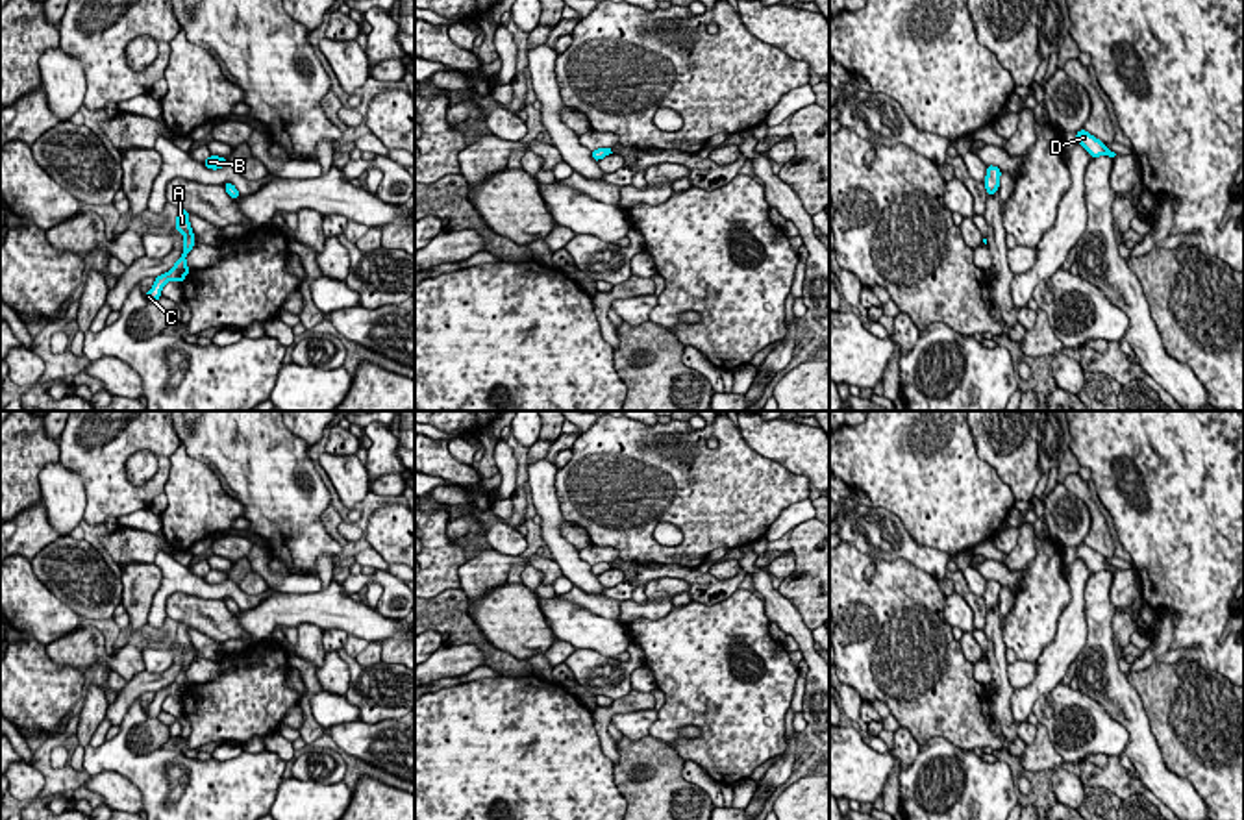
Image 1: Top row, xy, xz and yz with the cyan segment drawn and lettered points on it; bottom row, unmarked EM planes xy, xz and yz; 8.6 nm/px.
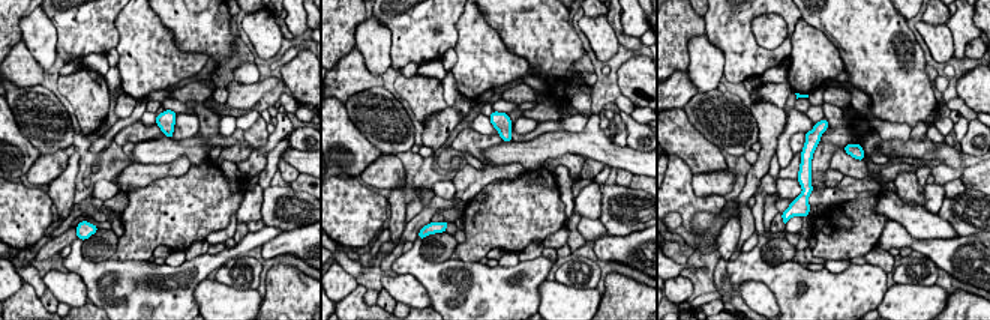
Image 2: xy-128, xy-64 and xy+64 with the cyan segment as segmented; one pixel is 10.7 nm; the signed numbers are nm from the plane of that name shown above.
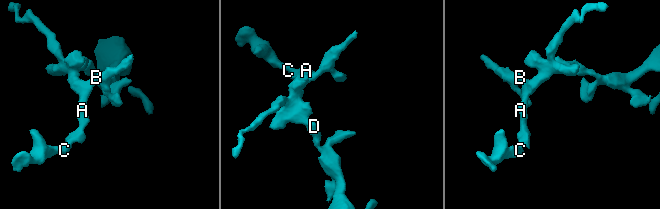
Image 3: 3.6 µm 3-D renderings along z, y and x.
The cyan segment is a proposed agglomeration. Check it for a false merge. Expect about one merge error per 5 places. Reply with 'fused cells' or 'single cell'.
single cell

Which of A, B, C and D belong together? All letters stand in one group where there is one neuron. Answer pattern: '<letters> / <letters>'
A B C D

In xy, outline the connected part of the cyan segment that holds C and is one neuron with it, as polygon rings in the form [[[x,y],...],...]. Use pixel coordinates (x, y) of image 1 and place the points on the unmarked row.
[[[180,622],[174,644],[178,644],[183,650],[183,668],[168,687],[156,692],[152,703],[144,709],[146,716],[157,716],[161,713],[161,705],[167,696],[180,696],[181,698],[191,685],[187,681],[185,672],[193,665],[196,655],[194,655],[194,646],[191,644],[187,624]]]

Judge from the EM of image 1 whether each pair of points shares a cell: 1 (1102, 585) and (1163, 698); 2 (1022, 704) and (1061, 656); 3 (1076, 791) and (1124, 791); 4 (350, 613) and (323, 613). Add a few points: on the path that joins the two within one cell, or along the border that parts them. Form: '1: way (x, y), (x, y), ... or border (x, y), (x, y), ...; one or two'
1: border (1126, 674), (1146, 713); two
2: way (1032, 693), (1050, 674), (1052, 667); one
3: border (1078, 776), (1083, 787); two
4: way (343, 613), (330, 613); one

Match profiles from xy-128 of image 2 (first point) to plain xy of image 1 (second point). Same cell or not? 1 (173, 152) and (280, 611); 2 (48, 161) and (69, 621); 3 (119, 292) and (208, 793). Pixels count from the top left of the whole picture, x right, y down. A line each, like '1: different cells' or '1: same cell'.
1: same cell
2: different cells
3: same cell

